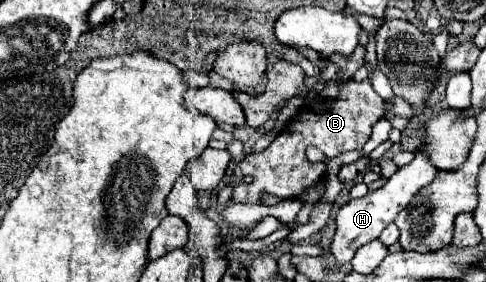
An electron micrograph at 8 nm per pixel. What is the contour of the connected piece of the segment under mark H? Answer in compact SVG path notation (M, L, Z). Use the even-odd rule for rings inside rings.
M415 153L415 159L403 167L399 167L397 173L381 189L369 191L365 197L351 199L349 203L345 203L335 217L337 229L335 229L333 243L331 243L331 253L333 253L335 261L339 265L349 263L359 247L377 239L381 235L381 231L389 223L395 221L399 211L405 209L405 205L409 205L409 201L417 195L417 191L421 191L425 185L429 185L433 181L435 173L437 173L437 167L433 167L433 163L423 153Z

